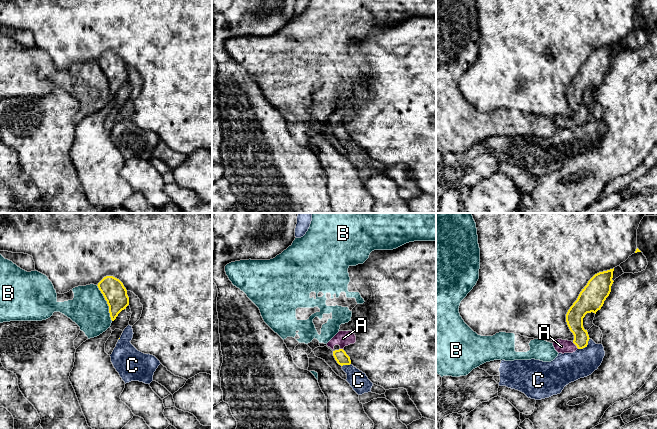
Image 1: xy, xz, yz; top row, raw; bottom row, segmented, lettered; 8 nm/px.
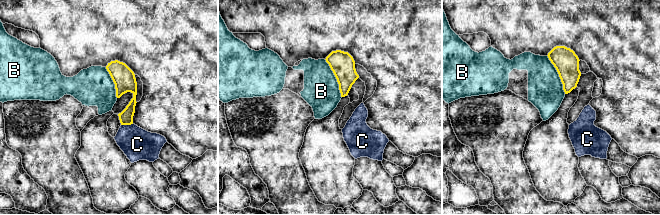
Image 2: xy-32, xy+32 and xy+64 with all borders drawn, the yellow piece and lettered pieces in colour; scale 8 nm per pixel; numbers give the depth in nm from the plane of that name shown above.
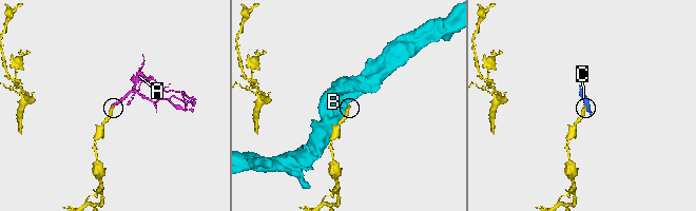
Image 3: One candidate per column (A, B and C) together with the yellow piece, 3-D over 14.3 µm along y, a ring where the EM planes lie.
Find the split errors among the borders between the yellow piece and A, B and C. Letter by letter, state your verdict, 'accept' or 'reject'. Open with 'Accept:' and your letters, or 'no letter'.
Accept: A
A: accept
B: reject
C: reject

